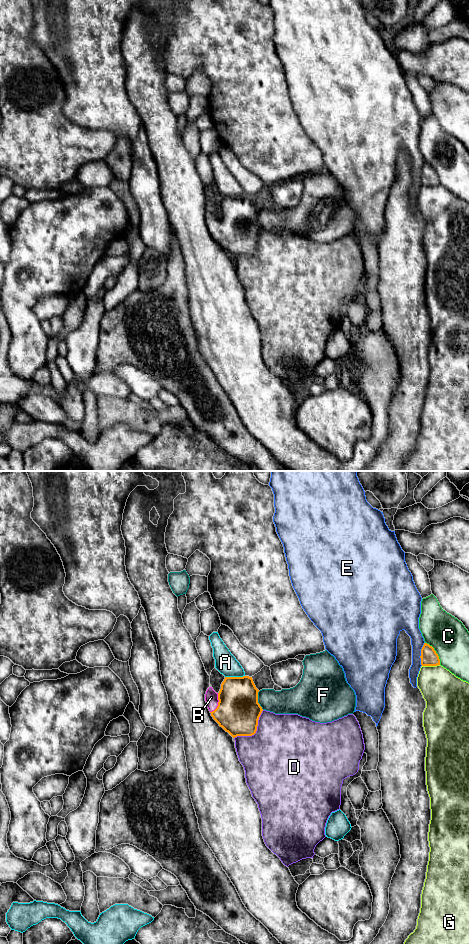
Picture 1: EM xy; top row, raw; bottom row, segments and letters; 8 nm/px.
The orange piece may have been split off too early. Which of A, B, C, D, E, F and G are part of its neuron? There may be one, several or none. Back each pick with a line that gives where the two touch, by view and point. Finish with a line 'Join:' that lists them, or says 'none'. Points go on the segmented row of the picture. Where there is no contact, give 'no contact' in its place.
B: contact xy (218, 703)
Join: B

